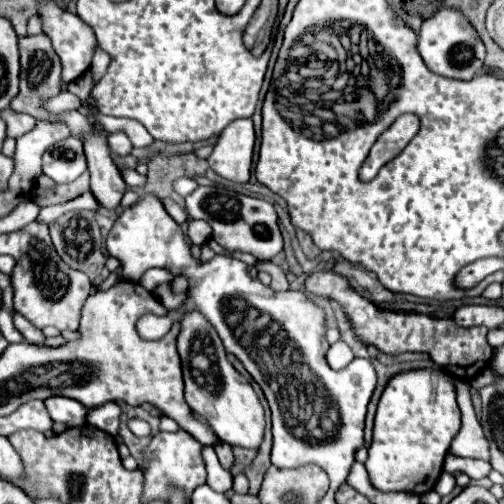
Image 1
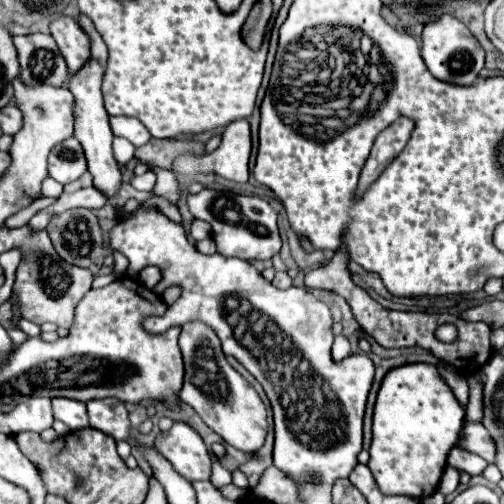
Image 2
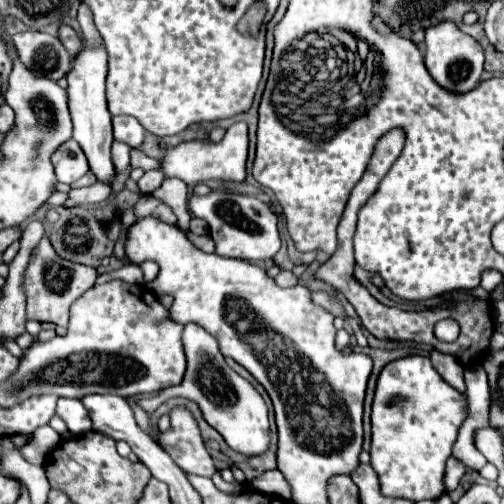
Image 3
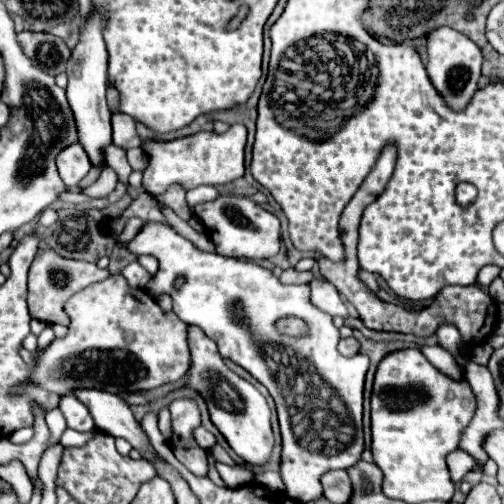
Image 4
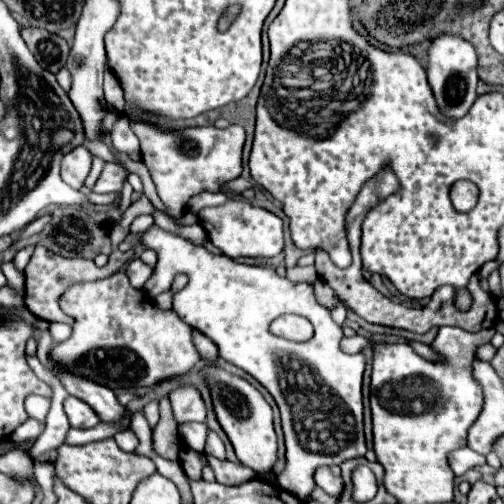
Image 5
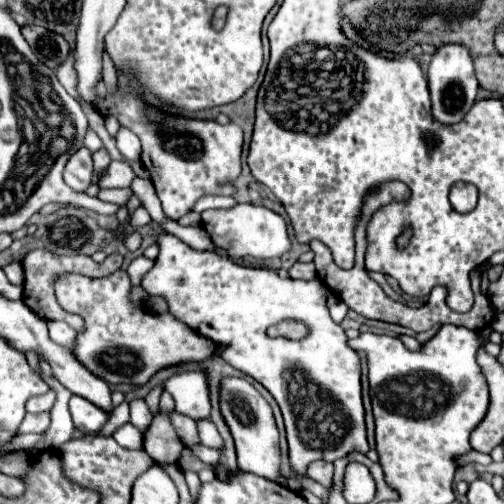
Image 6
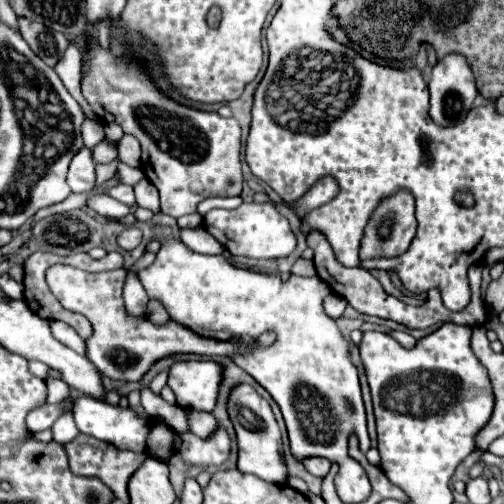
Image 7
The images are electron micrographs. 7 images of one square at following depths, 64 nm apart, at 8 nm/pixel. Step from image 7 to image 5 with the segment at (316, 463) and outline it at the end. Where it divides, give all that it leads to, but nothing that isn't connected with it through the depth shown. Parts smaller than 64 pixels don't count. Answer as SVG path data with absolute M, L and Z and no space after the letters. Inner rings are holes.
M330 466L330 468L320 468L316 470L316 476L314 476L316 484L332 498L340 498L340 492L344 490L344 480L342 480L342 474L340 474L340 466Z

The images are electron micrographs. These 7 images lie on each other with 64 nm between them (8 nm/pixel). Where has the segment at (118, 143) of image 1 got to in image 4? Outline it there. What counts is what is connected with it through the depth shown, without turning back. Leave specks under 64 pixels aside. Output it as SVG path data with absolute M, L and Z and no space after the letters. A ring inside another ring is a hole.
M110 144L110 148L106 150L106 162L108 162L108 166L118 174L118 178L128 186L128 174L132 172L132 168L130 168L130 164L128 164L128 160L126 160L126 150L124 148L120 148L120 146L116 146L116 144Z

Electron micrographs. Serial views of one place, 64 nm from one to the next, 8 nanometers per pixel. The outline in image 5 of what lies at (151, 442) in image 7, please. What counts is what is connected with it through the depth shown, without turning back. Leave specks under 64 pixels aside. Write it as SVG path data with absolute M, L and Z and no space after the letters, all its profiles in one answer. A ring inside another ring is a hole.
M162 398L160 400L160 422L152 434L154 448L160 456L176 462L178 460L178 450L180 450L180 438L178 438L178 426L172 416L170 400Z

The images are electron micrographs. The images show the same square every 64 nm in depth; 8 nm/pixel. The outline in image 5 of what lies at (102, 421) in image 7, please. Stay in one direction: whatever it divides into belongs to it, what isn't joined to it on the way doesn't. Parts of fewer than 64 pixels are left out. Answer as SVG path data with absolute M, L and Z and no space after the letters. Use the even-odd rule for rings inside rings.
M68 396L64 400L64 412L66 412L72 428L92 428L98 424L98 416L92 412L92 408L78 398ZM132 430L116 434L116 442L118 442L118 448L124 450L124 452L132 452L138 446L138 438L136 438L136 434Z

